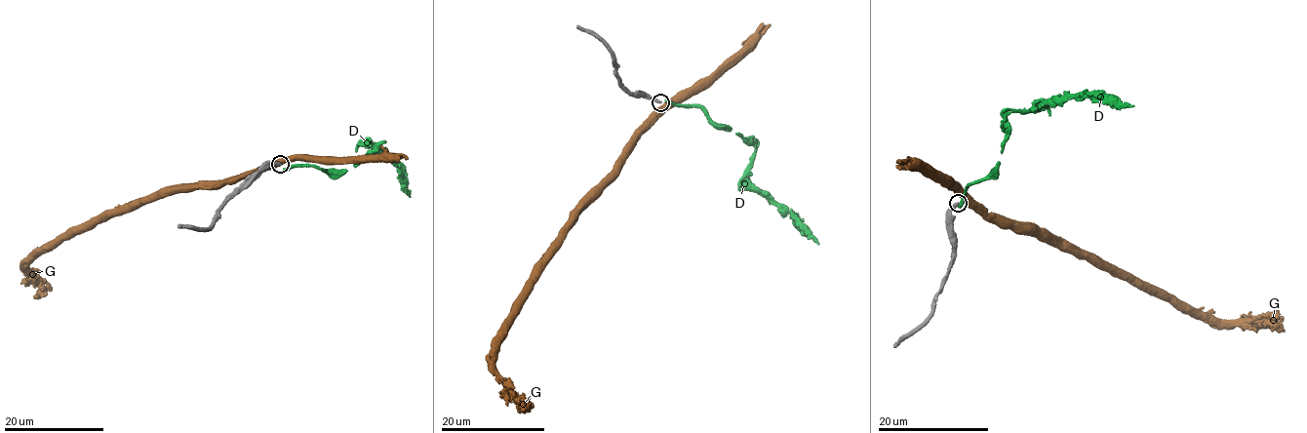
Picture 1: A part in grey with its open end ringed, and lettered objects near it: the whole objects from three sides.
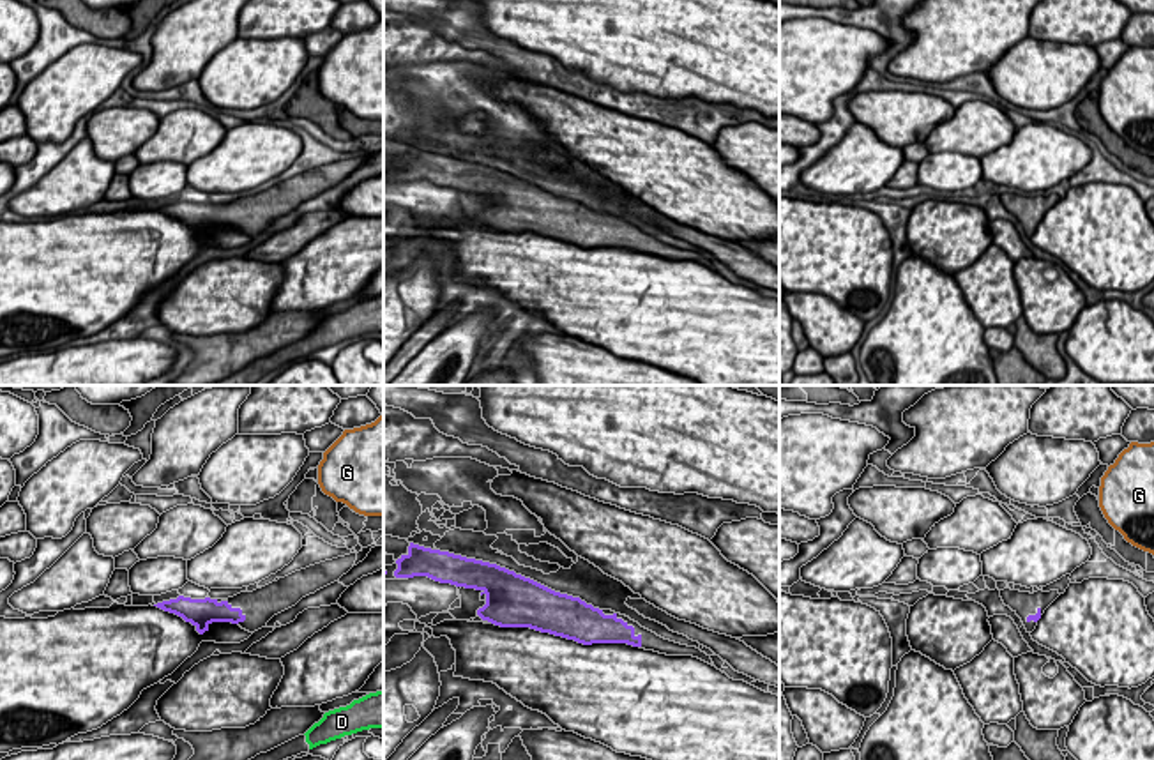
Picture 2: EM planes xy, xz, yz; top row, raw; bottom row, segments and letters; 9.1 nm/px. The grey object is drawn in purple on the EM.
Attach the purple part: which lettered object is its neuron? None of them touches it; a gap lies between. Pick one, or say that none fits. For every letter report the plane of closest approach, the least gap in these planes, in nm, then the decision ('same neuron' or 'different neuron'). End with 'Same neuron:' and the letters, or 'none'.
D: xy | 1100 nm | different neuron
G: yz | 1000 nm | different neuron
Same neuron: none

